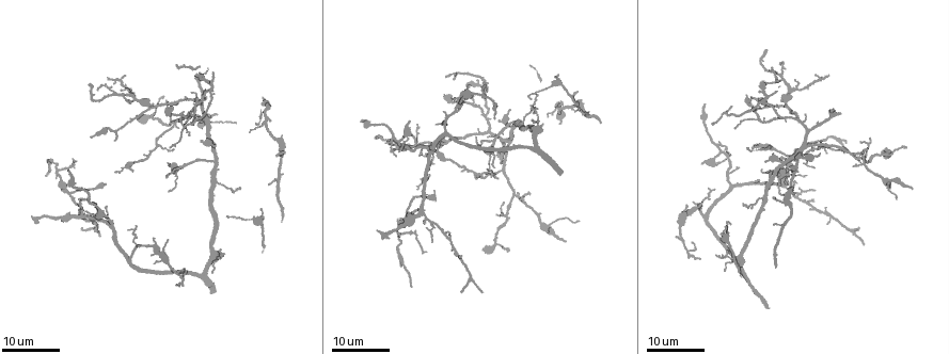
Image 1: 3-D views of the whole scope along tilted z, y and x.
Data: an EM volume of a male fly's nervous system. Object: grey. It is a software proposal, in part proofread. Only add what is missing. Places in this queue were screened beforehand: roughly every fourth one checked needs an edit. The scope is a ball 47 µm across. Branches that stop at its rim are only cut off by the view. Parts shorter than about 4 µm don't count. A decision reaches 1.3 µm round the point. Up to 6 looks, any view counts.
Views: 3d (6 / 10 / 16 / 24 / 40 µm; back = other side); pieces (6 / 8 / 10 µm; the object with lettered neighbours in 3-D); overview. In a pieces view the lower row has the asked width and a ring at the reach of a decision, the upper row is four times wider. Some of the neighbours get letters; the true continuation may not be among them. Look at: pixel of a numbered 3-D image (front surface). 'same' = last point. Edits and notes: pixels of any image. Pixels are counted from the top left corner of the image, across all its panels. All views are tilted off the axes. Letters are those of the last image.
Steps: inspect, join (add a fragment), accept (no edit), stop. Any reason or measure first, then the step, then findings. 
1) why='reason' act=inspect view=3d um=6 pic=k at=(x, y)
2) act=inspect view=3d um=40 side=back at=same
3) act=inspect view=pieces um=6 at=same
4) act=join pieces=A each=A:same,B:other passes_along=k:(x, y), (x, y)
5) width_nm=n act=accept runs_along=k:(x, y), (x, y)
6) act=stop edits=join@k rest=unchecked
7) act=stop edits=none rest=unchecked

why='an open end' act=inspect view=3d um=24 pic=1 at=(522, 196)

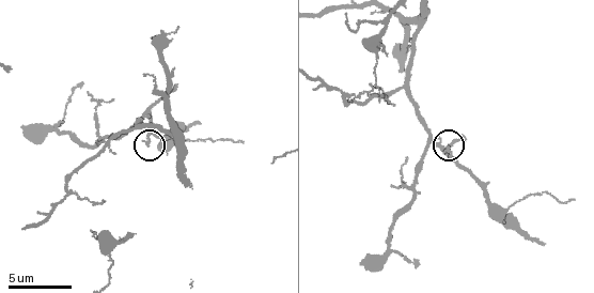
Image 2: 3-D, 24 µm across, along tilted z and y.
act=inspect view=pieces um=10 pic=2 at=(447, 144)

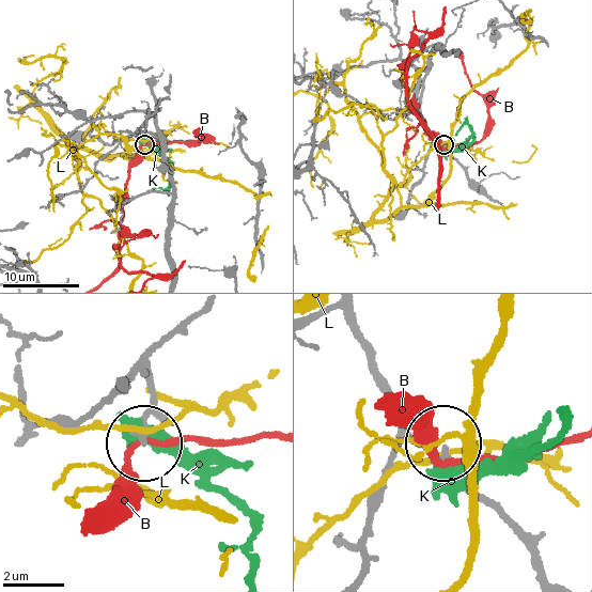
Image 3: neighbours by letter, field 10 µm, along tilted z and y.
width_nm=150 act=accept each=B:other,K:other,L:other found='no lettered fragment goes on from it'

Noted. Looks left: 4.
why='branch stops here' act=inspect view=3d um=24 pic=1 at=(116, 140)

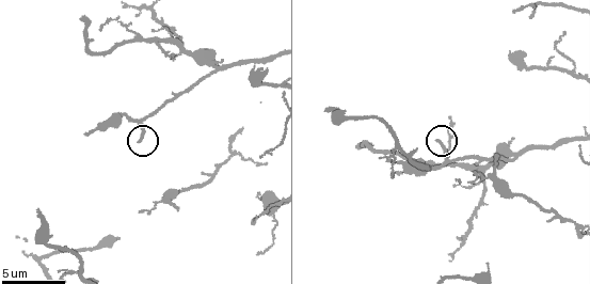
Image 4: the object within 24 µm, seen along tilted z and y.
act=inspect view=3d um=10 pic=4 at=(140, 141)

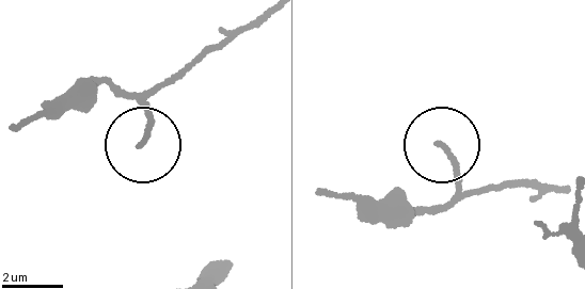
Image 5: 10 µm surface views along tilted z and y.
act=inspect view=pieces um=8 pic=5 at=(139, 144)

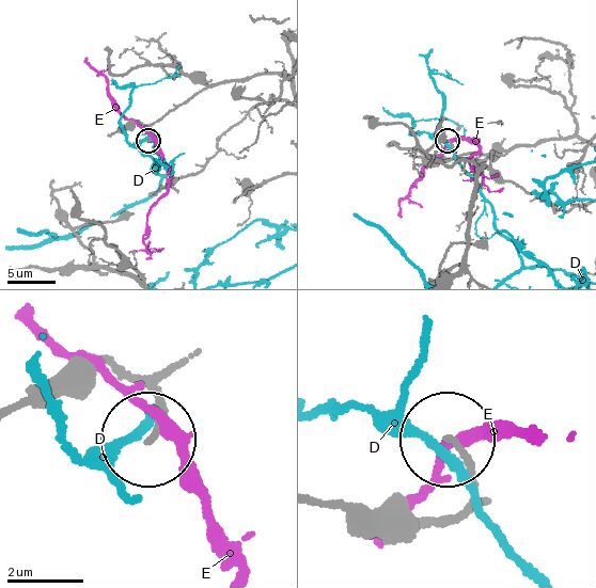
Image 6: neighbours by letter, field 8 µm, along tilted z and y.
act=accept each=D:other,E:other runs_along=6:(261, 75), (201, 89), (154, 122), (147, 140) found='no lettered fragment goes on from it'

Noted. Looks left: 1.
act=stop edits=none rest=unchecked

